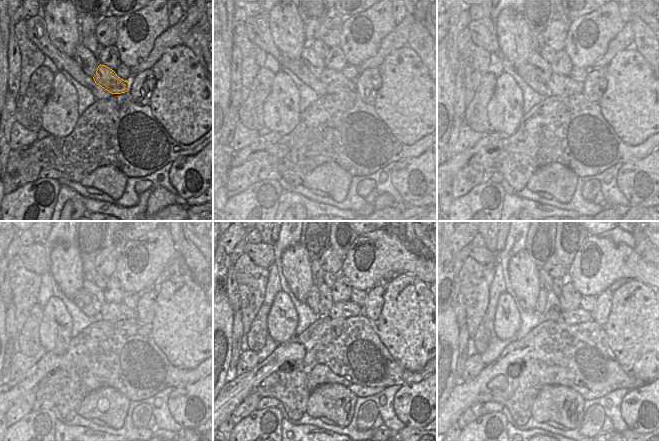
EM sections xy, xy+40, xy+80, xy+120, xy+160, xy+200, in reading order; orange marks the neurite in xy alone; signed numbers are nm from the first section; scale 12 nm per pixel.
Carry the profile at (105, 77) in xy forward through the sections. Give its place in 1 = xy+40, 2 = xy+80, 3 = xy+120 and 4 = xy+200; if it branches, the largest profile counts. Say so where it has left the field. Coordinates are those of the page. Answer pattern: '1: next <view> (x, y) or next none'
1: next xy+40 (335, 82)
2: next xy+80 (558, 85)
3: next xy+120 (109, 311)
4: next xy+200 (578, 314)

